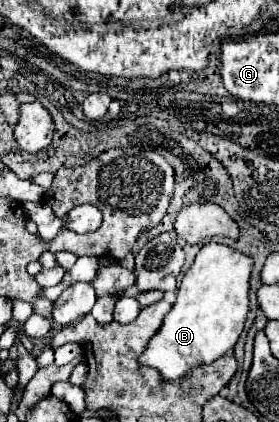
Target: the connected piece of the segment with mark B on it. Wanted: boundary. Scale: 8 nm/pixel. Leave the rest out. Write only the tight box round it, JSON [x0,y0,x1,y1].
[138,242,254,380]

